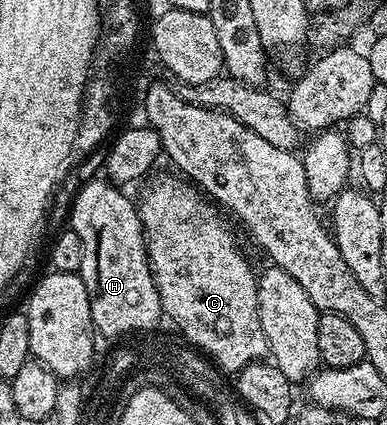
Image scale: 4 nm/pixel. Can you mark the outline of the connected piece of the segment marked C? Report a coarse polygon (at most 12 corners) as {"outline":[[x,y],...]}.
{"outline":[[182,176],[137,197],[164,314],[224,374],[268,356],[257,273]]}

